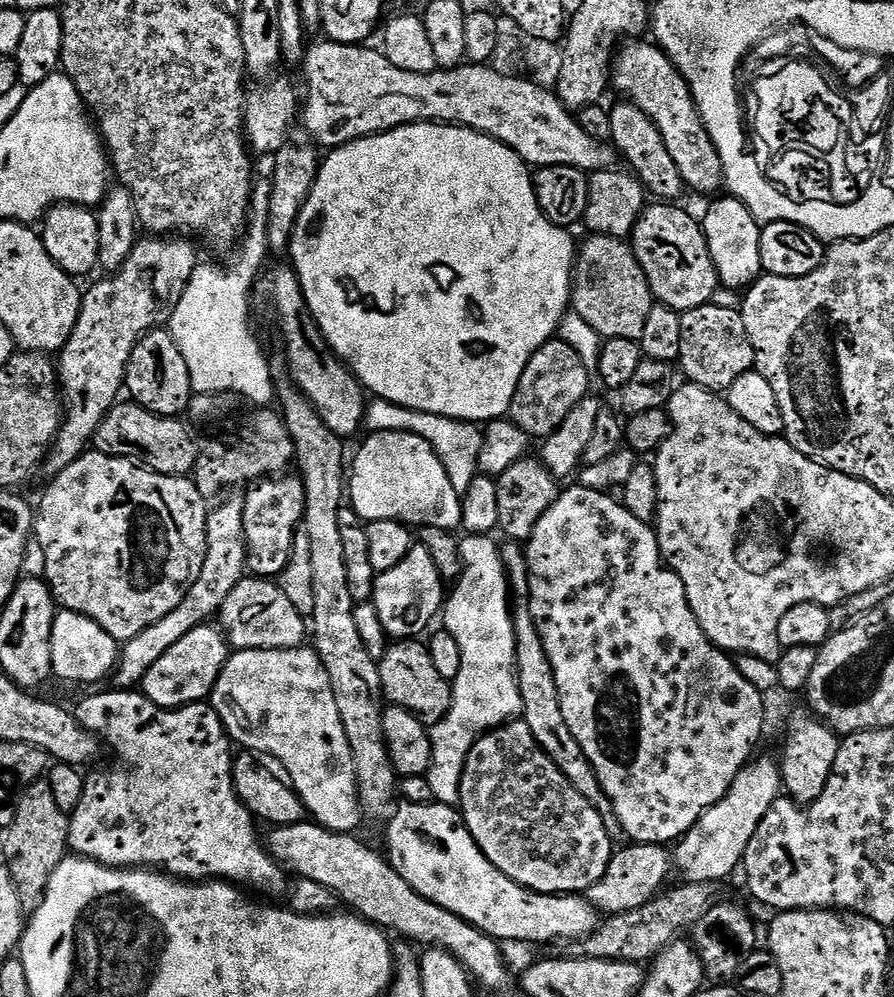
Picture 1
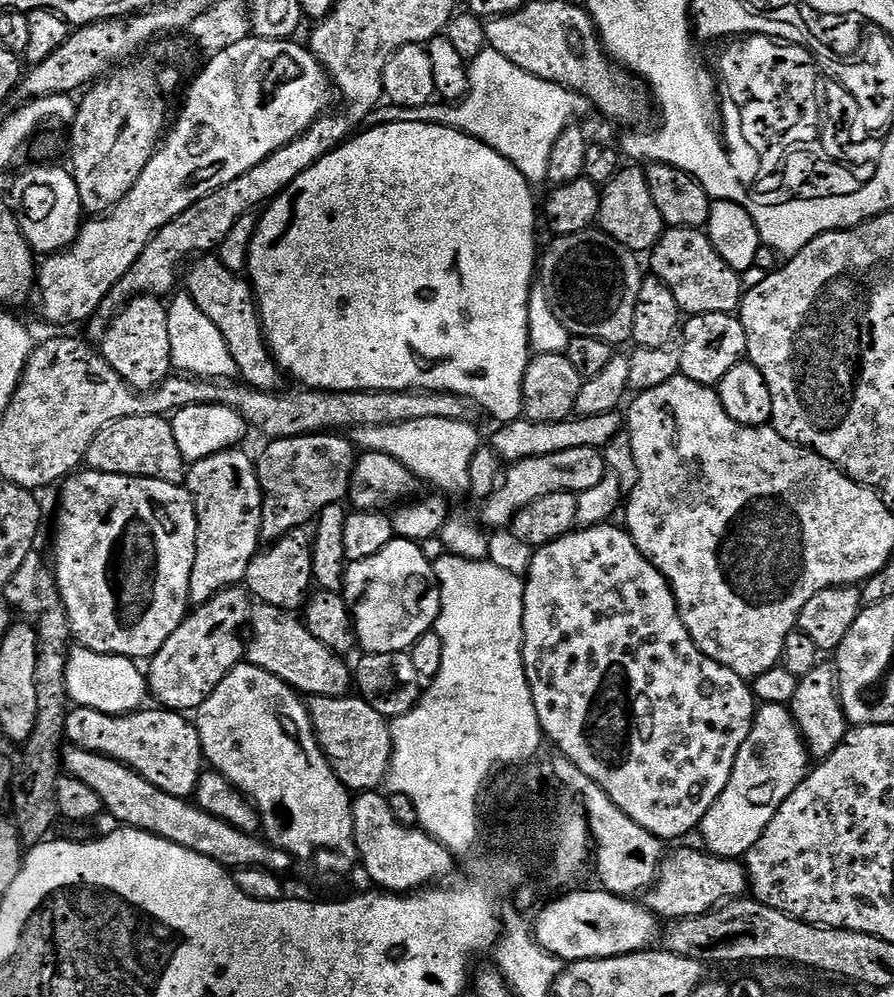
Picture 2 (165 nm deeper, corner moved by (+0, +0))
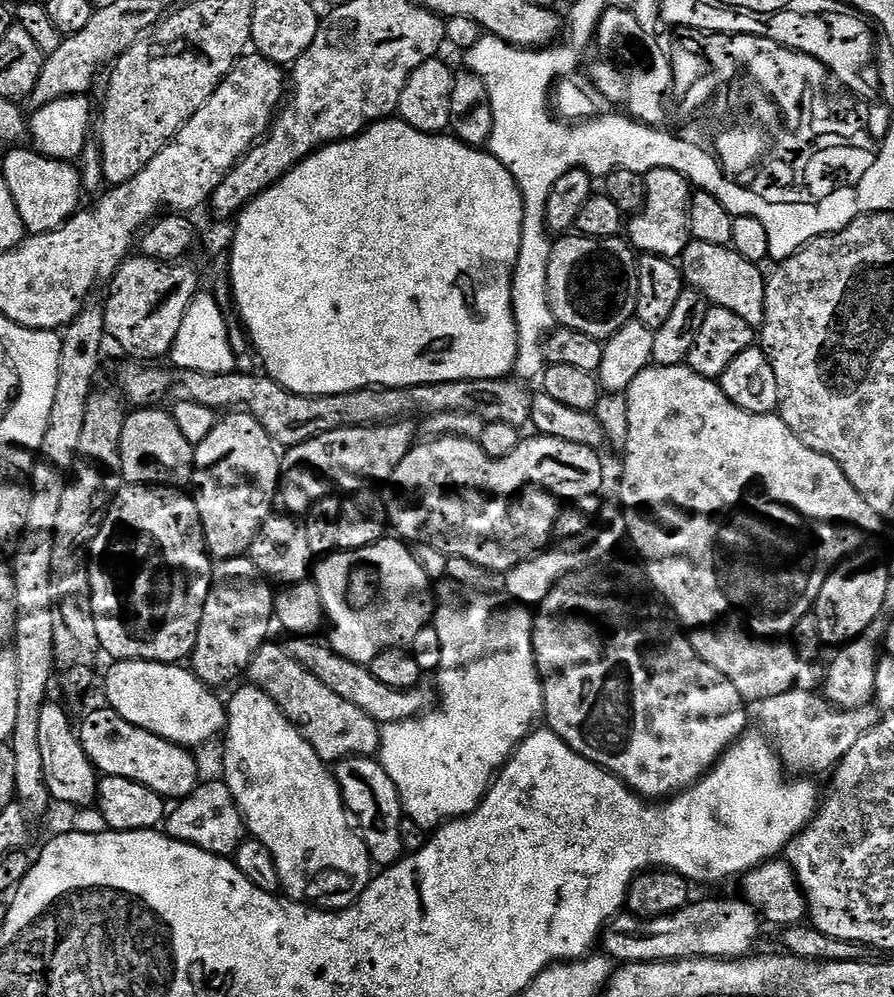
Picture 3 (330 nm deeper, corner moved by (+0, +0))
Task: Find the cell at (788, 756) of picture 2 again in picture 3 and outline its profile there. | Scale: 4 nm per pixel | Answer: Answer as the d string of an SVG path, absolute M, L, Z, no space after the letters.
M796 687L786 694L776 694L774 698L759 701L758 708L760 720L764 723L763 735L776 749L781 764L792 774L831 773L840 760L850 754L854 744L878 723L875 707L842 712L825 700L823 695Z

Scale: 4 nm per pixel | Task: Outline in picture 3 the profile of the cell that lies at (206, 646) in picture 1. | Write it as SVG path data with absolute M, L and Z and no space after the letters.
M247 555L219 561L213 567L212 589L202 610L202 622L198 626L198 634L190 657L190 670L202 683L220 690L223 684L228 684L231 680L236 680L239 676L243 677L247 673L248 663L269 639L268 627L273 627L274 624L273 599L273 585L265 580L264 575L258 571Z

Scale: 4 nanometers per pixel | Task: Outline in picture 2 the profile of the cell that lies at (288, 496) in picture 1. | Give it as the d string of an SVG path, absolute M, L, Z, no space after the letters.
M313 434L271 441L272 445L264 452L264 464L262 460L267 512L264 526L269 537L283 536L285 532L315 521L322 509L341 503L349 495L358 451L357 445L352 445L344 436L347 435Z

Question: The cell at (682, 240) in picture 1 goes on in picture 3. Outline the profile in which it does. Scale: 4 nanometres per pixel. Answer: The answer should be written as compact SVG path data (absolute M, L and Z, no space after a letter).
M689 239L686 250L678 258L678 267L684 275L685 285L701 292L709 305L738 314L738 318L742 318L742 322L754 330L764 325L766 282L760 275L757 264L742 258L742 254L738 254L735 248L710 246L710 242Z

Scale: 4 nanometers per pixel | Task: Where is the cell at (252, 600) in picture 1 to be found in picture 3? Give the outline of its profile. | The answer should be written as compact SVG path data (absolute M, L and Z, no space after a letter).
M292 638L287 641L286 647L299 664L310 670L310 674L314 674L314 678L318 678L322 686L326 686L326 690L334 690L338 698L346 698L346 702L351 702L358 706L358 710L370 714L370 718L374 718L377 724L383 726L397 724L403 720L415 720L433 707L433 693L431 696L424 686L417 686L405 692L382 686L382 682L374 678L371 667L350 662L333 652L327 643L315 644L316 642L312 638Z

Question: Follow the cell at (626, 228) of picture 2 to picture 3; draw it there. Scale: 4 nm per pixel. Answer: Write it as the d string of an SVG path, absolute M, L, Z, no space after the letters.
M668 167L655 168L643 173L646 182L646 202L640 212L627 221L626 239L637 253L661 256L675 261L686 250L690 233L690 206L693 185L678 170Z

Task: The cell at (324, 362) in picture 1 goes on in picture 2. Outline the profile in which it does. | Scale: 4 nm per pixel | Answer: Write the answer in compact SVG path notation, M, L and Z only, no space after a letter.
M216 254L201 255L191 265L191 268L192 273L189 276L187 273L186 276L186 284L188 280L187 295L201 305L204 311L224 331L224 337L236 359L239 375L251 387L265 390L271 389L273 387L272 383L276 380L278 364L270 351L269 345L266 343L265 325L262 323L258 304L254 299L254 292L249 281L243 275L240 277L238 273L231 272L216 257Z

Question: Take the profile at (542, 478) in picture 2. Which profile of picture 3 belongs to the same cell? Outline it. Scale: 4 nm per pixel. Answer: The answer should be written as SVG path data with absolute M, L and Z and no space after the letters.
M532 434L529 440L528 437L521 439L514 454L506 454L506 458L490 458L486 454L486 450L482 450L479 442L468 440L464 436L437 436L425 439L423 442L417 443L408 451L406 458L402 458L402 462L398 462L398 470L394 470L394 474L388 479L383 498L384 503L388 506L388 522L391 531L405 542L411 542L413 545L425 544L440 551L446 557L465 559L476 566L484 567L490 573L505 574L512 567L526 562L547 548L553 539L552 527L558 518L561 507L569 502L597 495L601 491L599 488L604 484L604 464L600 461L601 453L597 449L587 448L574 442L566 442L562 438Z

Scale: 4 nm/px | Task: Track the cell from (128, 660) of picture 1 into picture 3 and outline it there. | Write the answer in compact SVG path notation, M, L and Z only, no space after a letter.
M232 410L219 417L214 430L210 430L204 441L195 445L195 449L196 467L190 481L190 495L196 501L209 556L213 561L219 562L251 553L258 530L262 530L268 517L273 515L272 503L275 505L278 500L282 459L278 445L270 438L270 434L266 434L258 418L243 410Z

